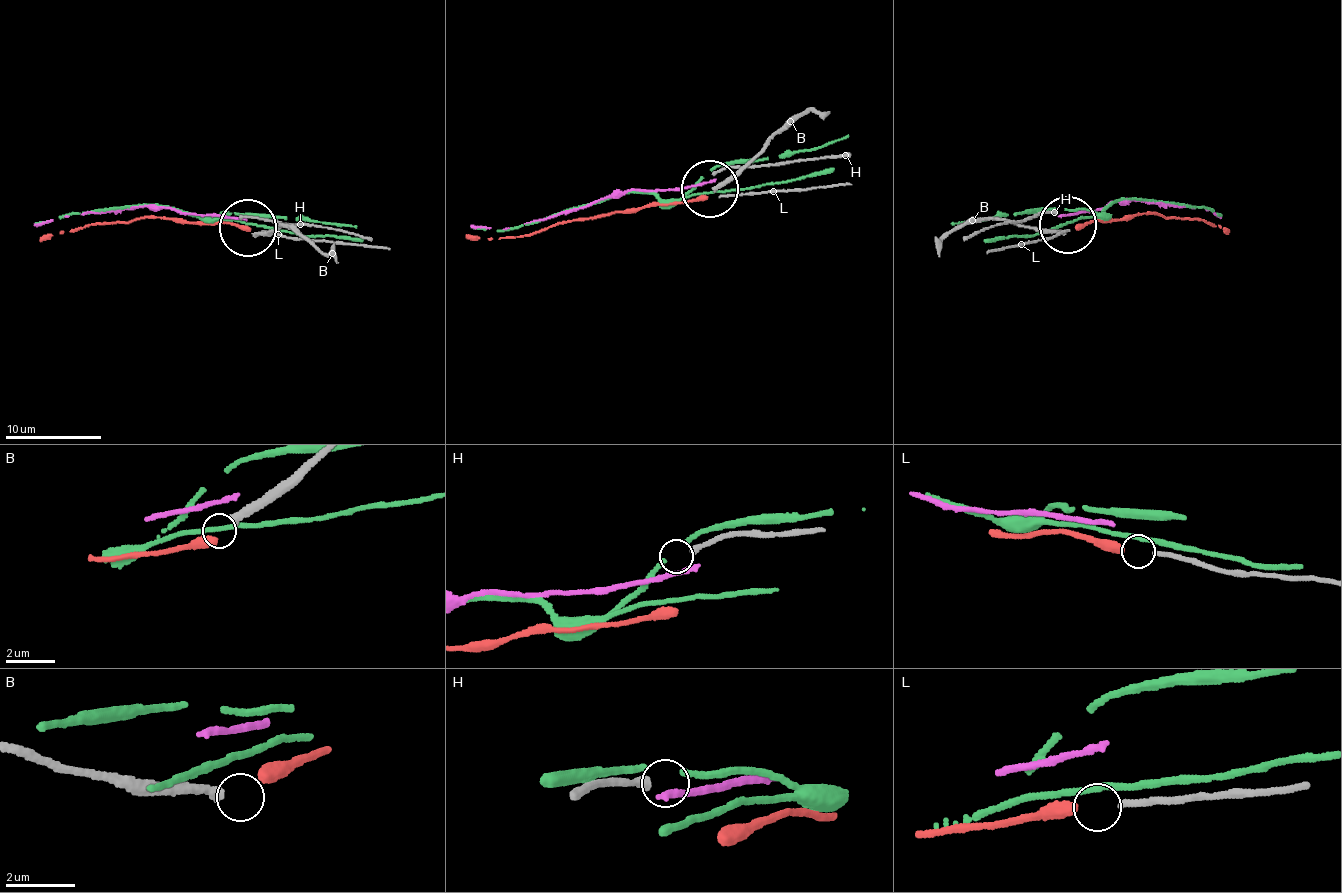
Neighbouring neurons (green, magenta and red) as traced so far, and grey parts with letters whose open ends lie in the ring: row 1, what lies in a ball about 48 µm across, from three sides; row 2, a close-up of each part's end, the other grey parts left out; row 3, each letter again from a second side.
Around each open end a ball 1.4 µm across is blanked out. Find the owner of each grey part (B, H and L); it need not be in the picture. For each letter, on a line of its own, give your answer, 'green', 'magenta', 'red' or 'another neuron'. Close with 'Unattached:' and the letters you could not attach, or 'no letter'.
B: another neuron
H: another neuron
L: red
Unattached: B, H

